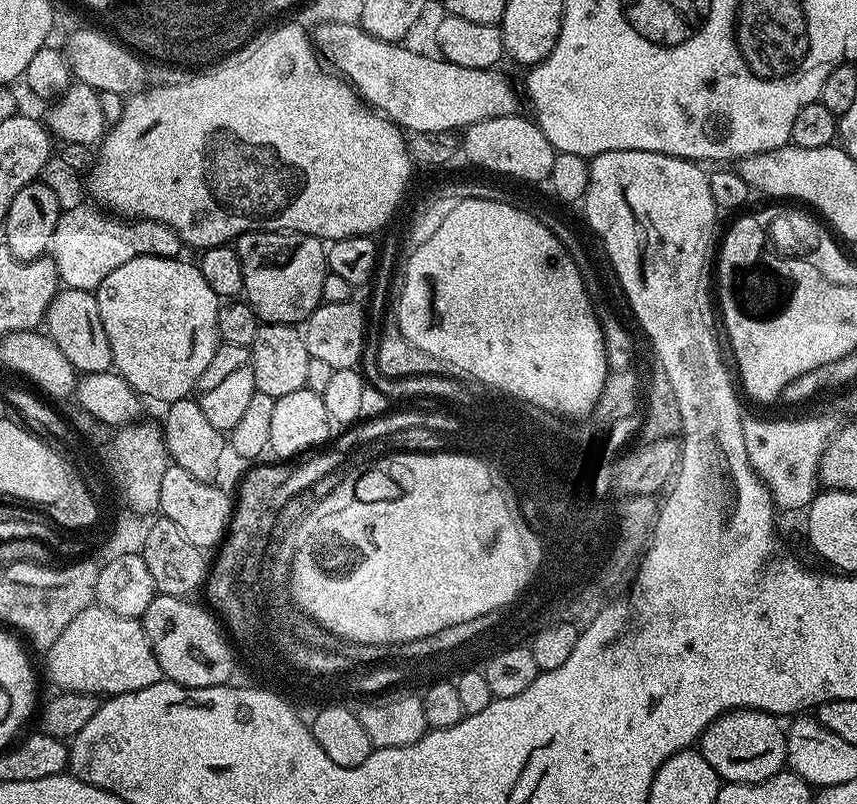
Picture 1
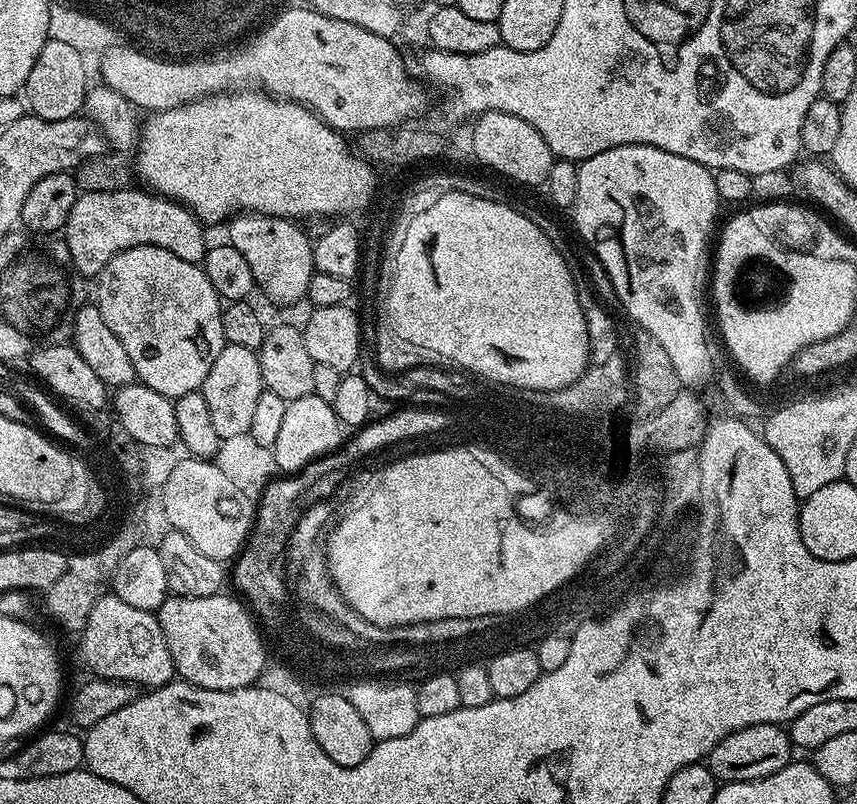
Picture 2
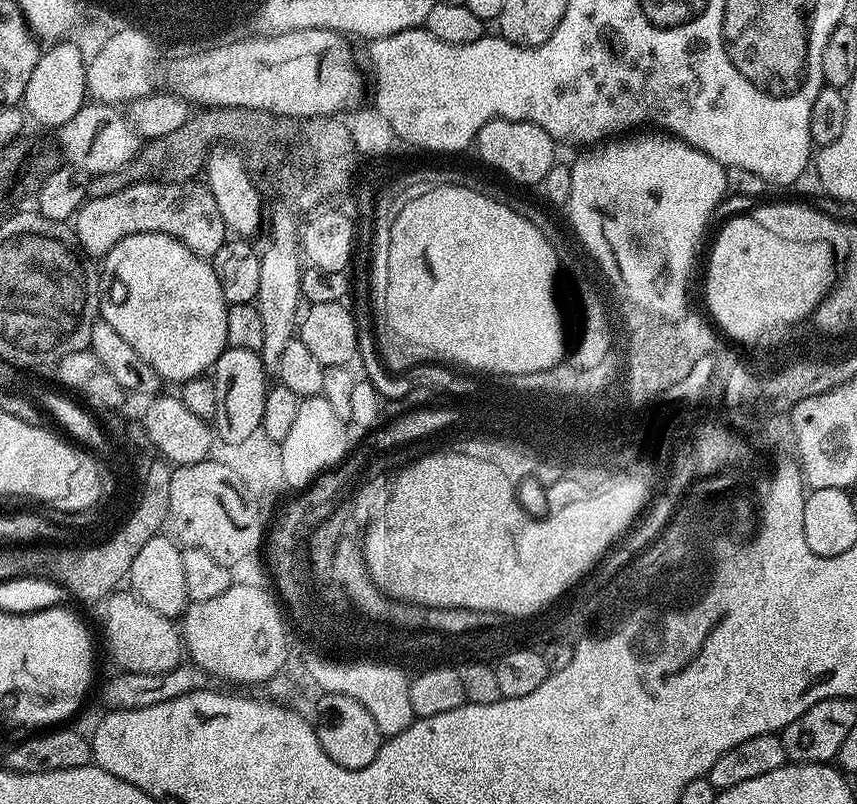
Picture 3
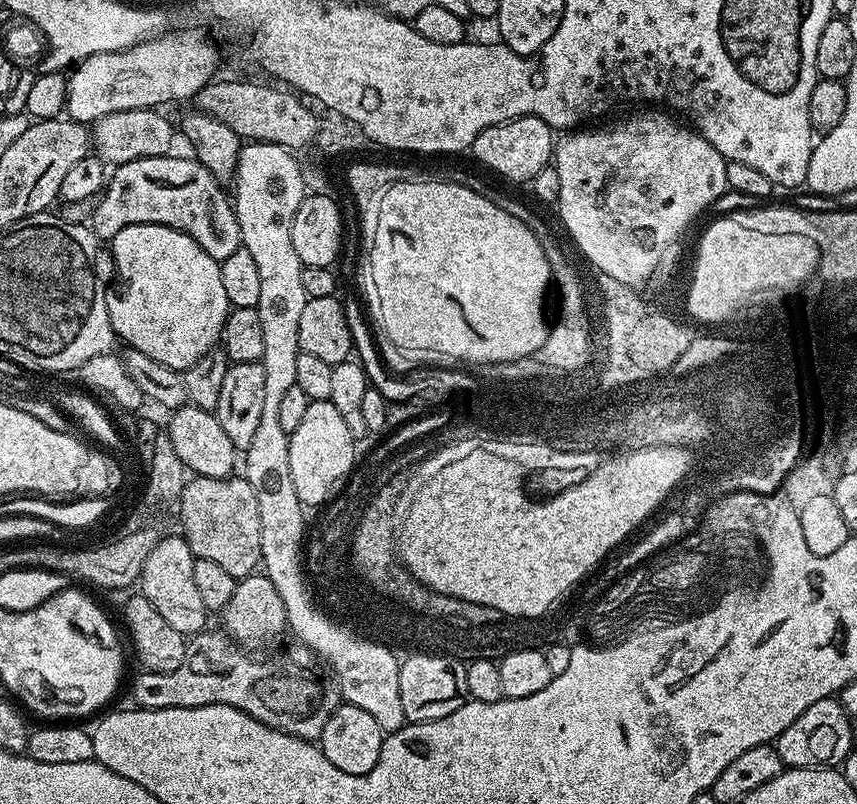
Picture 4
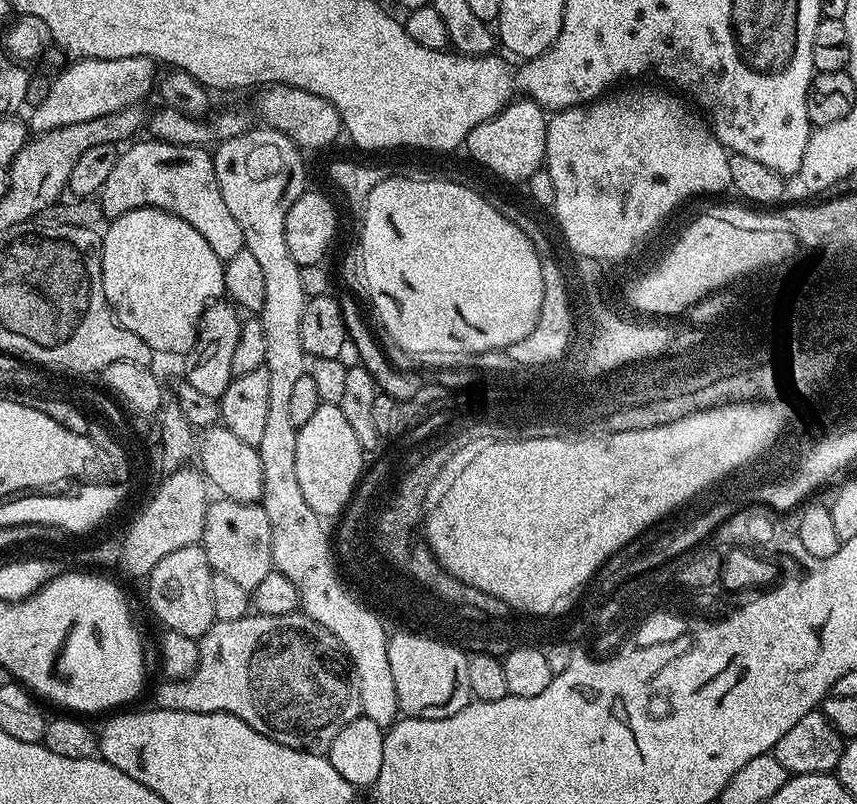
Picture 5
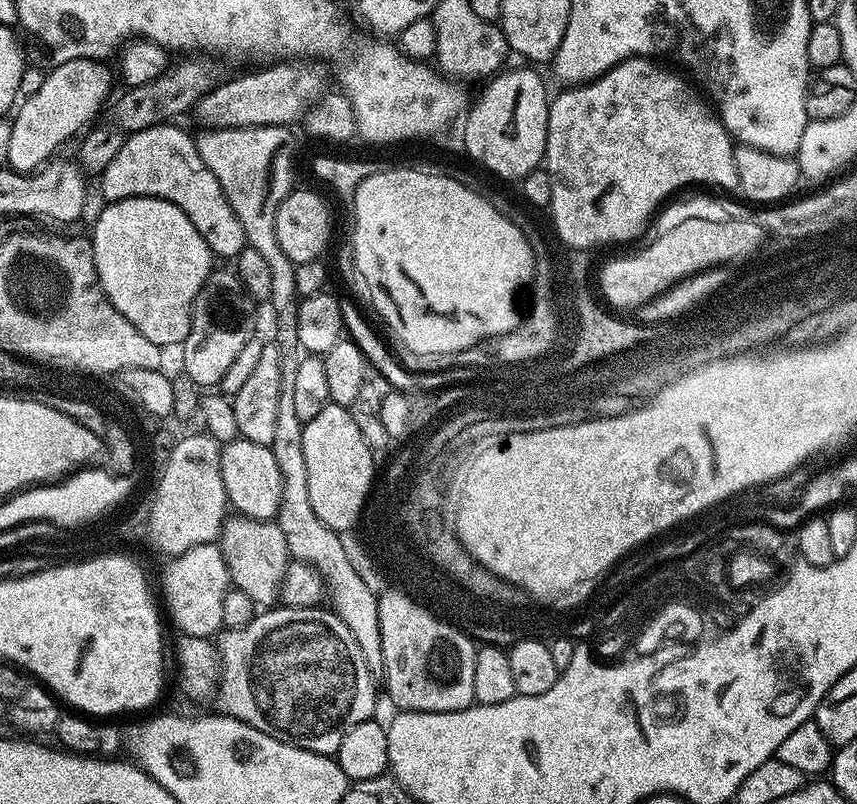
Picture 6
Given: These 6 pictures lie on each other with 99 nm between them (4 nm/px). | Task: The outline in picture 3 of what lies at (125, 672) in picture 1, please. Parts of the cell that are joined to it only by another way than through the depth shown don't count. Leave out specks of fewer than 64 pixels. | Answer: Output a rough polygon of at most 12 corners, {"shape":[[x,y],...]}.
{"shape":[[117,590],[103,608],[117,669],[166,674],[182,663],[181,629]]}

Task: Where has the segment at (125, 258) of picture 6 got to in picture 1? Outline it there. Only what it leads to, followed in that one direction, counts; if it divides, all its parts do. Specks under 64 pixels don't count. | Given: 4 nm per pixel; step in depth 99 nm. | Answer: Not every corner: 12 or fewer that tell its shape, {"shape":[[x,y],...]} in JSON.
{"shape":[[143,256],[95,290],[112,368],[193,395],[222,341],[195,263]]}

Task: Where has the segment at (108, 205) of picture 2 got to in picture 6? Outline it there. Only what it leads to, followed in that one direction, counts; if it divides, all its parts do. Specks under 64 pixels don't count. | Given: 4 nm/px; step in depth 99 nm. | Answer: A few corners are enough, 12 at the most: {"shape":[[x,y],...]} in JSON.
{"shape":[[193,133],[125,135],[99,173],[111,202],[162,198],[213,257],[248,242]]}

